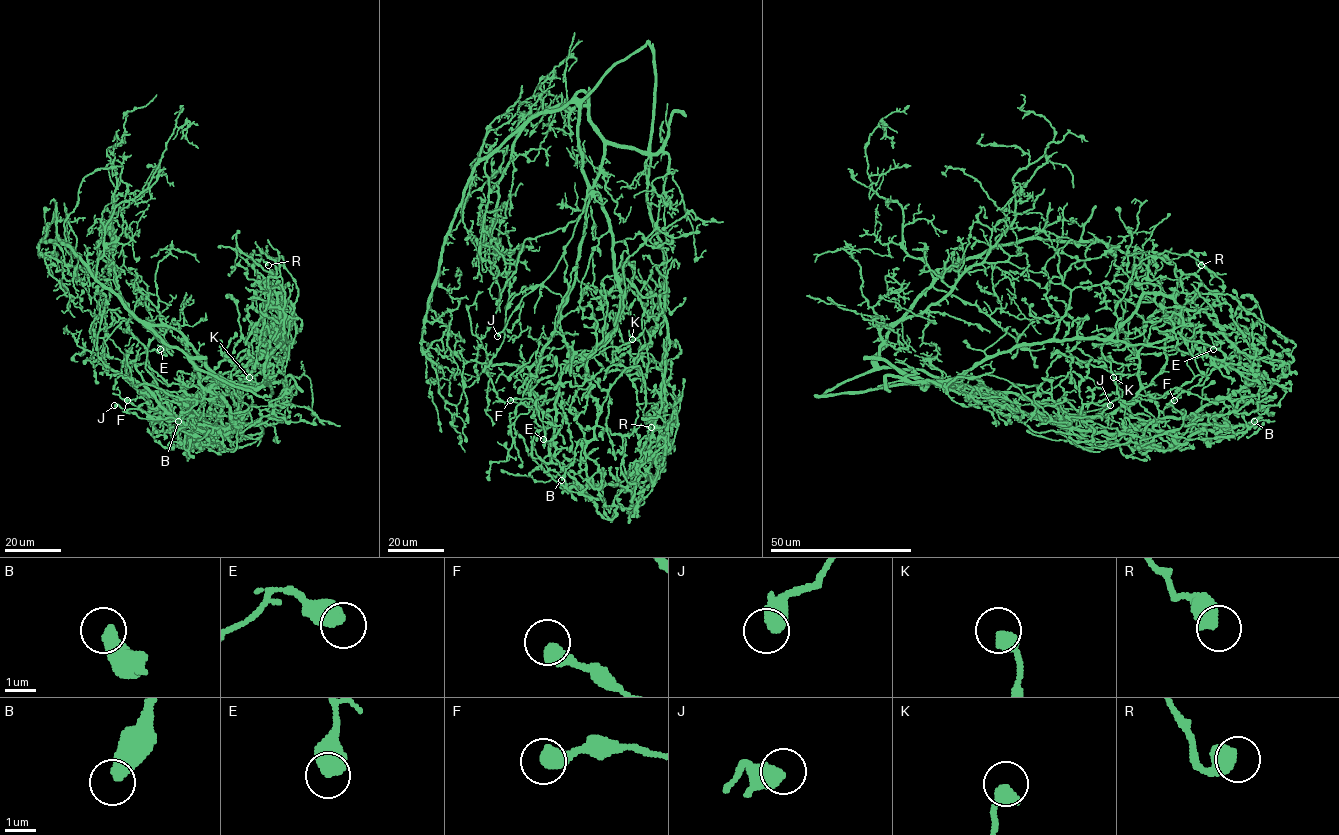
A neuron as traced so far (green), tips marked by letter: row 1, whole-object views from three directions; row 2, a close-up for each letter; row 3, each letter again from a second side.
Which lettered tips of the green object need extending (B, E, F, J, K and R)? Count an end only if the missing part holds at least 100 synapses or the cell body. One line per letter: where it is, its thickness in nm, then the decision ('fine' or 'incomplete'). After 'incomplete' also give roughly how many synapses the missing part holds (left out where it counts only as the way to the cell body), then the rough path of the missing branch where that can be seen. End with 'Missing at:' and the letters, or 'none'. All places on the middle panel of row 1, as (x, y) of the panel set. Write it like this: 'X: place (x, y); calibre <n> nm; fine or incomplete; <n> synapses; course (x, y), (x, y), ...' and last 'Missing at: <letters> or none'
B: place (561, 480); calibre 420 nm; fine
E: place (543, 439); calibre 650 nm; fine
F: place (510, 400); calibre 500 nm; fine
J: place (497, 336); calibre 440 nm; fine
K: place (632, 339); calibre 480 nm; fine
R: place (651, 427); calibre 600 nm; fine
Missing at: none

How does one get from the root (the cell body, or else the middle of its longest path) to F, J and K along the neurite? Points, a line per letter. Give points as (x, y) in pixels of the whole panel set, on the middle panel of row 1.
F: (582, 153), (587, 194), (564, 251), (568, 290), (554, 324), (574, 356), (553, 409), (510, 400)
J: (582, 153), (587, 194), (573, 236), (555, 270), (522, 297), (497, 336)
K: (582, 153), (582, 172), (612, 231), (622, 301), (617, 307), (622, 309), (618, 331), (624, 344), (632, 339)

